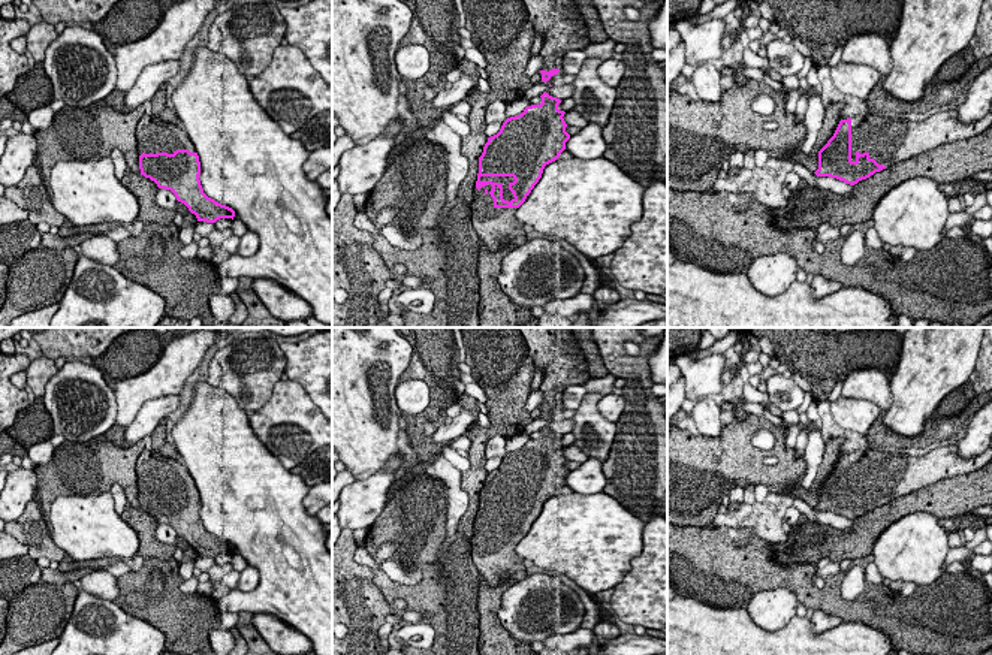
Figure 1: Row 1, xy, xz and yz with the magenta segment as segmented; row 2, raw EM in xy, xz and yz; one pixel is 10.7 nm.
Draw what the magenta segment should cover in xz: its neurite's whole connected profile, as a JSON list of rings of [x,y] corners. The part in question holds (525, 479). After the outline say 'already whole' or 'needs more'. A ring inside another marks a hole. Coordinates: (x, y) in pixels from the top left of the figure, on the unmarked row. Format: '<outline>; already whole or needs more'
[[[546,426],[540,432],[540,440],[527,441],[522,449],[507,453],[500,467],[488,473],[479,492],[471,556],[488,586],[498,586],[504,580],[519,582],[528,576],[524,559],[515,552],[516,546],[542,513],[545,501],[560,492],[570,474],[563,453],[566,447],[558,444],[561,435]]]; needs more

